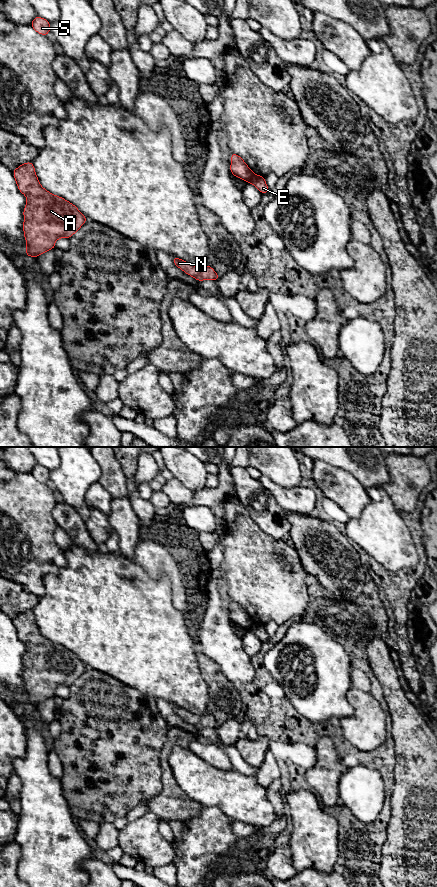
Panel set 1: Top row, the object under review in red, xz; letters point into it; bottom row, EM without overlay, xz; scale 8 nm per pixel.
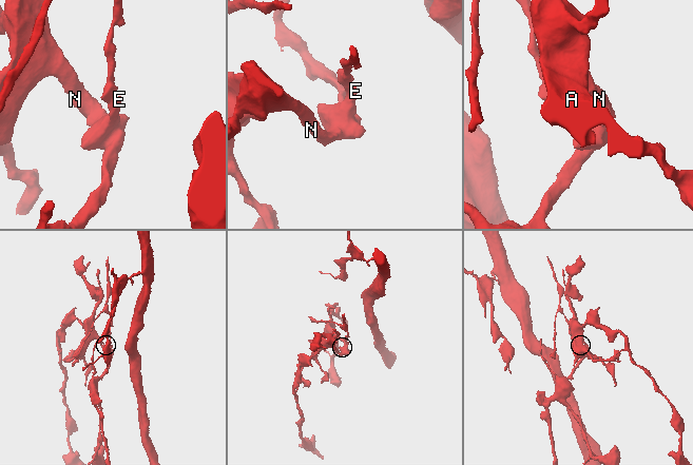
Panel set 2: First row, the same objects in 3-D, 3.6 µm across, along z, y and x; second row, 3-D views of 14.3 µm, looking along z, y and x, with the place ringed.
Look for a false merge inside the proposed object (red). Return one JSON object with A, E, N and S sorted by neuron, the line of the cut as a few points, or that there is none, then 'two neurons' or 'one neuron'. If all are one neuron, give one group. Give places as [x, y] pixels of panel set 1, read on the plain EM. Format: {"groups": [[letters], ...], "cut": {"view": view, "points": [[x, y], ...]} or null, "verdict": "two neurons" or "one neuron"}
{"groups": [["A", "E", "N"], ["S"]], "cut": {"view": "xz", "points": [[254, 622], [247, 629]]}, "verdict": "two neurons"}

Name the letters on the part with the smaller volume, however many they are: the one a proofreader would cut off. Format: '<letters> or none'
S

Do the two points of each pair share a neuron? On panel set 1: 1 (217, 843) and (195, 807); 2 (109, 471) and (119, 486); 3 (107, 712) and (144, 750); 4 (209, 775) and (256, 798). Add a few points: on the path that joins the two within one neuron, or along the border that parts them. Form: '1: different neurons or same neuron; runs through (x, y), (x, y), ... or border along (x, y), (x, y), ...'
1: different neurons; border along (202, 806), (196, 816), (184, 821)
2: same neuron; runs through (112, 475), (115, 482)
3: same neuron; runs through (115, 721), (135, 741)
4: same neuron; runs through (221, 787), (244, 798)

